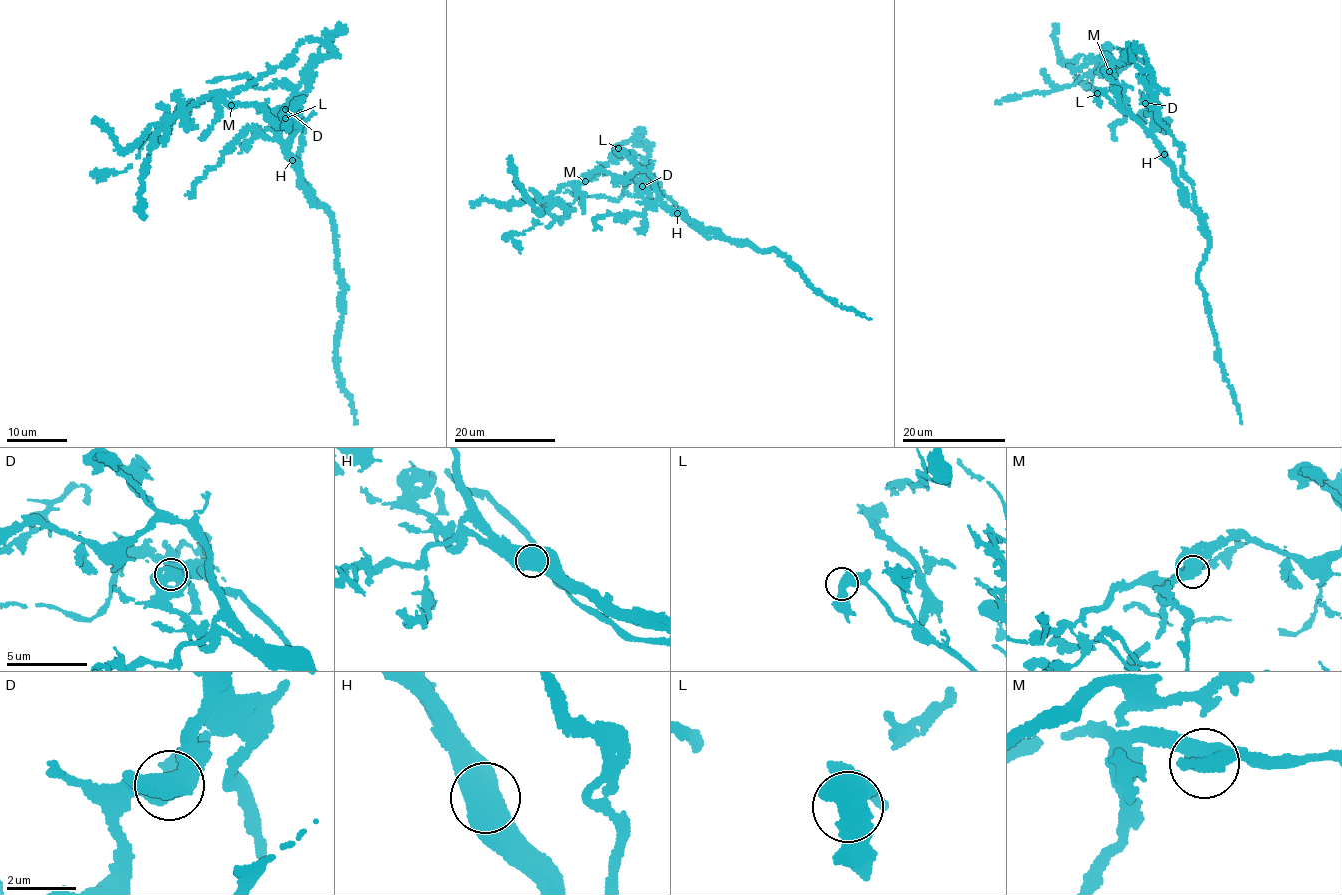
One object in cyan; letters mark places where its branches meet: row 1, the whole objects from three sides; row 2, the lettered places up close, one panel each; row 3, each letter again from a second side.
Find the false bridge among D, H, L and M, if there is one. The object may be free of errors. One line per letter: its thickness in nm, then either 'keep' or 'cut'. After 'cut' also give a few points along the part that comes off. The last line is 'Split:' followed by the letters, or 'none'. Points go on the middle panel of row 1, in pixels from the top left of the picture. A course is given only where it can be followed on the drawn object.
D: 550 nm | keep
H: 600 nm | cut | (677, 213), (632, 196), (616, 183), (614, 174)
L: 550 nm | keep
M: 600 nm | keep
Split: H

